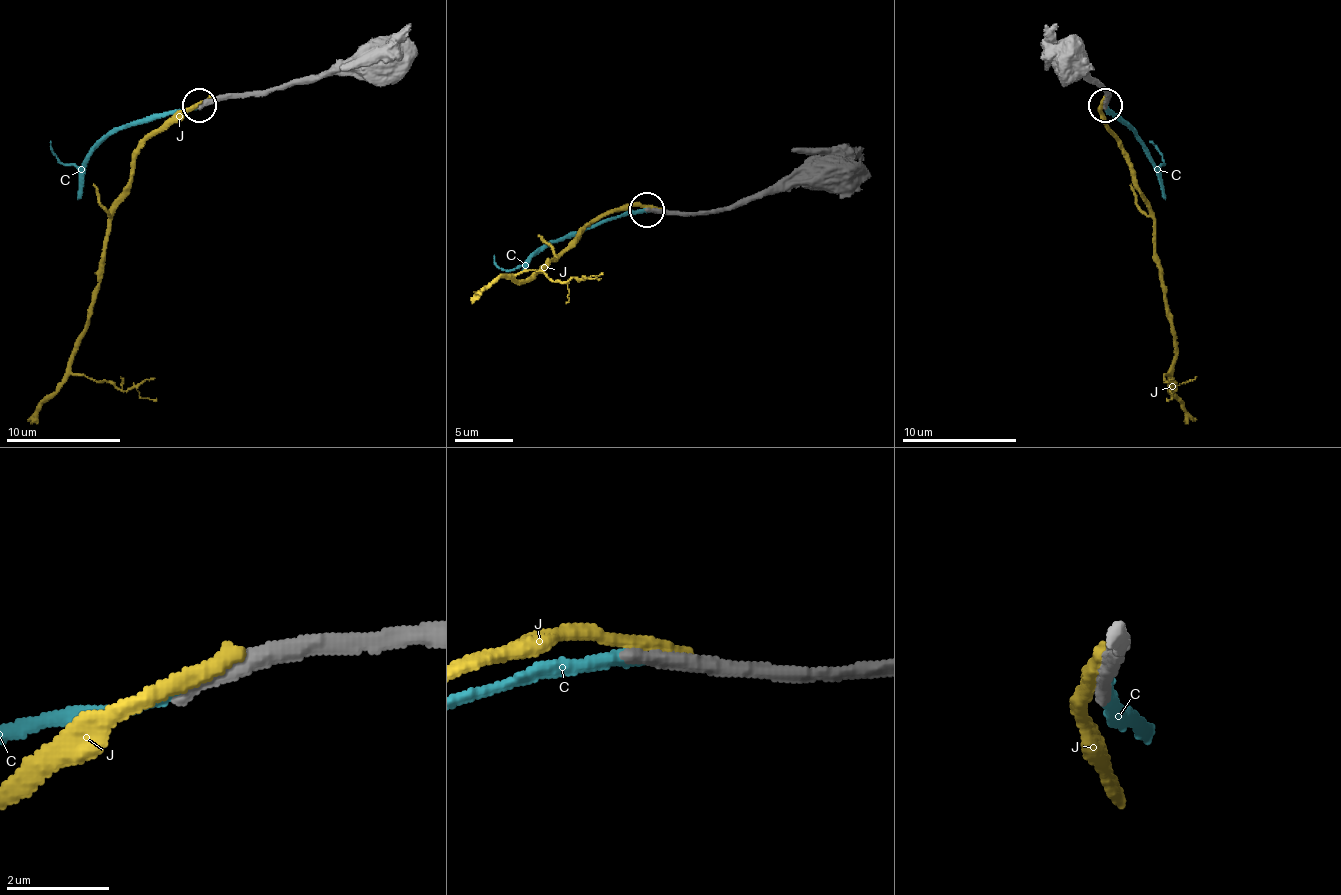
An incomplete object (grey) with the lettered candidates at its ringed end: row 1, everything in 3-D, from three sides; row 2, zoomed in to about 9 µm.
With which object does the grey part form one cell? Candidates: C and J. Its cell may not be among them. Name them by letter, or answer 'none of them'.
C

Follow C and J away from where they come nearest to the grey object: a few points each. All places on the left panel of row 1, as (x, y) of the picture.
C: (201, 104), (124, 127), (78, 167), (58, 159), (50, 141)
J: (207, 101), (178, 110), (135, 156), (130, 184), (110, 219), (87, 330), (70, 367), (155, 401)

